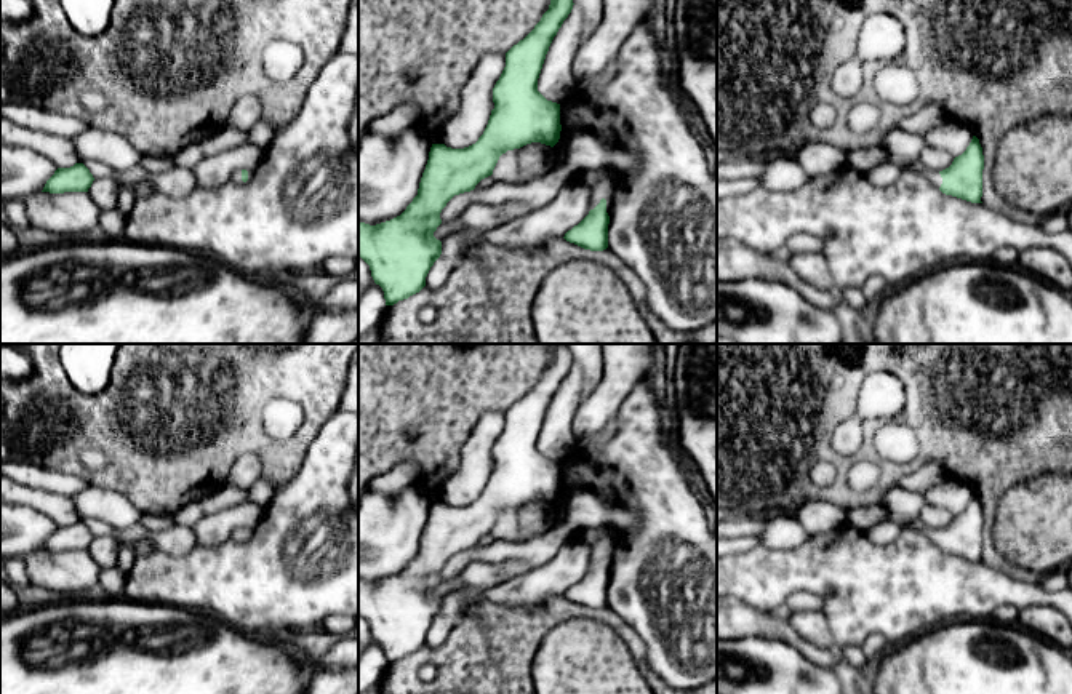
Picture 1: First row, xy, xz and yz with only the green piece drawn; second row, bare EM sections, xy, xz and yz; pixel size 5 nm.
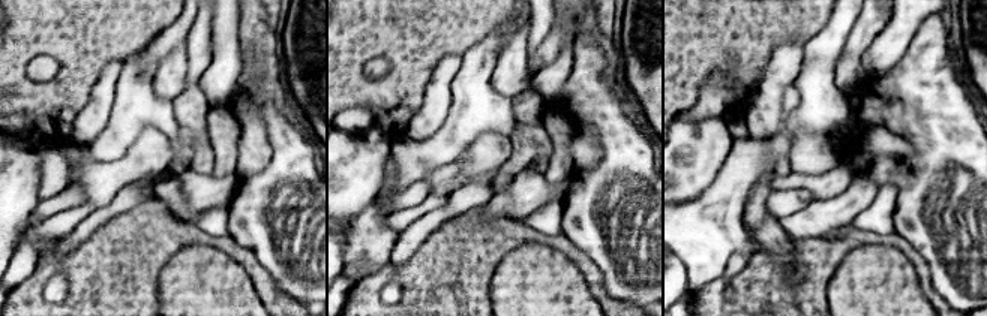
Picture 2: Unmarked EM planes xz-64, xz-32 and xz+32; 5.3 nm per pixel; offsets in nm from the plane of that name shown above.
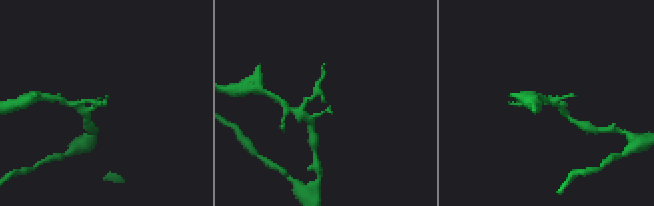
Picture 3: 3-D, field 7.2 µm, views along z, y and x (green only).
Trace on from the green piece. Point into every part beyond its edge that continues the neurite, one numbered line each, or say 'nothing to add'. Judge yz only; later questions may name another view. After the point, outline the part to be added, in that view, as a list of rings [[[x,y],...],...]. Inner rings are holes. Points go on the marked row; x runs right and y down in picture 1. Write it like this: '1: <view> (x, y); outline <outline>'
1: yz (935, 178); outline [[[917,162],[917,165],[915,165],[914,168],[910,168],[910,170],[922,171],[936,187],[941,187],[942,177],[941,177],[939,173],[926,173],[926,171],[923,171],[923,170],[920,168],[918,162]]]

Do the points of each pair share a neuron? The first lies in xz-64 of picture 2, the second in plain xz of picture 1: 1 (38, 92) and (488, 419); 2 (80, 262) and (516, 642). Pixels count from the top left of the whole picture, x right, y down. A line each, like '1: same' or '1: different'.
1: different
2: same

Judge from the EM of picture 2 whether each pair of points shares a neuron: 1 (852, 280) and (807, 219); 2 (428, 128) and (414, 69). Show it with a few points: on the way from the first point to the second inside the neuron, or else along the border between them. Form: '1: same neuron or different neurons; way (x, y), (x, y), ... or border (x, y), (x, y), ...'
1: different neurons; border (789, 235), (824, 237)
2: different neurons; border (435, 69), (405, 134)

